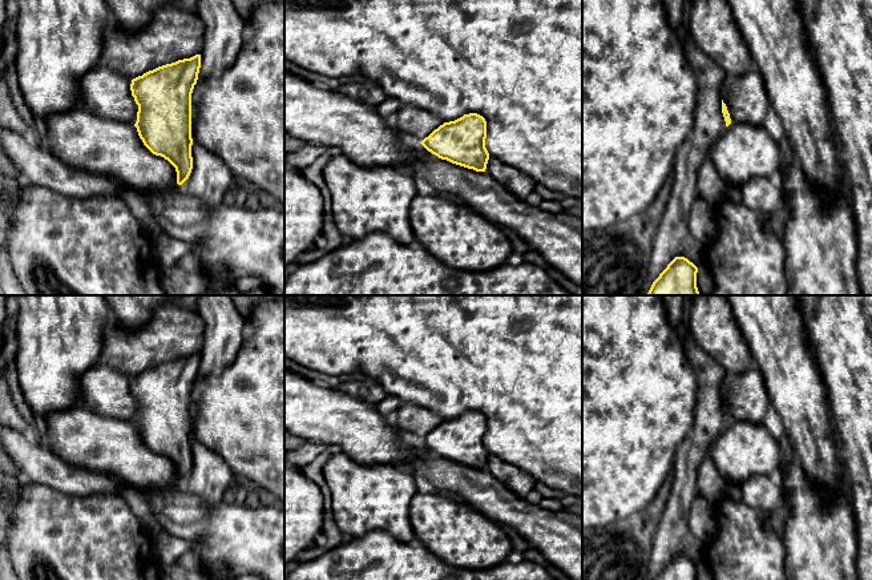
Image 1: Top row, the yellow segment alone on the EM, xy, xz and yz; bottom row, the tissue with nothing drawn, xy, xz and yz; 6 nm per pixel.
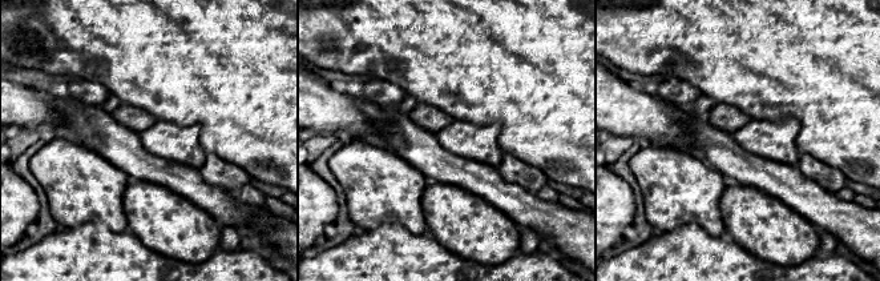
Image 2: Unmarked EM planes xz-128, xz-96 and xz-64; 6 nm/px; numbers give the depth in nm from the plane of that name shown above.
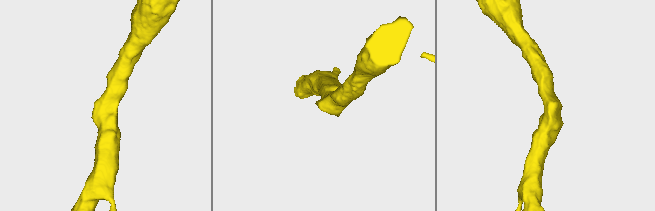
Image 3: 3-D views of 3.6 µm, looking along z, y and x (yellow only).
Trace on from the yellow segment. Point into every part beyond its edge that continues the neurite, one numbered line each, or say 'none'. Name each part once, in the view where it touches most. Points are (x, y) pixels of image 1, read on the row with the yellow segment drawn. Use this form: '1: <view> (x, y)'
none

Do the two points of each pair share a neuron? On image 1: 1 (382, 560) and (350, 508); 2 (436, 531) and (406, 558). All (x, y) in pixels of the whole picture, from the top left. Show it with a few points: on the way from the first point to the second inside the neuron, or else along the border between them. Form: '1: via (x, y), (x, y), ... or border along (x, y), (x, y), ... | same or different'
1: border along (354, 536), (386, 530), (396, 539) | different
2: border along (415, 540), (447, 563) | different

